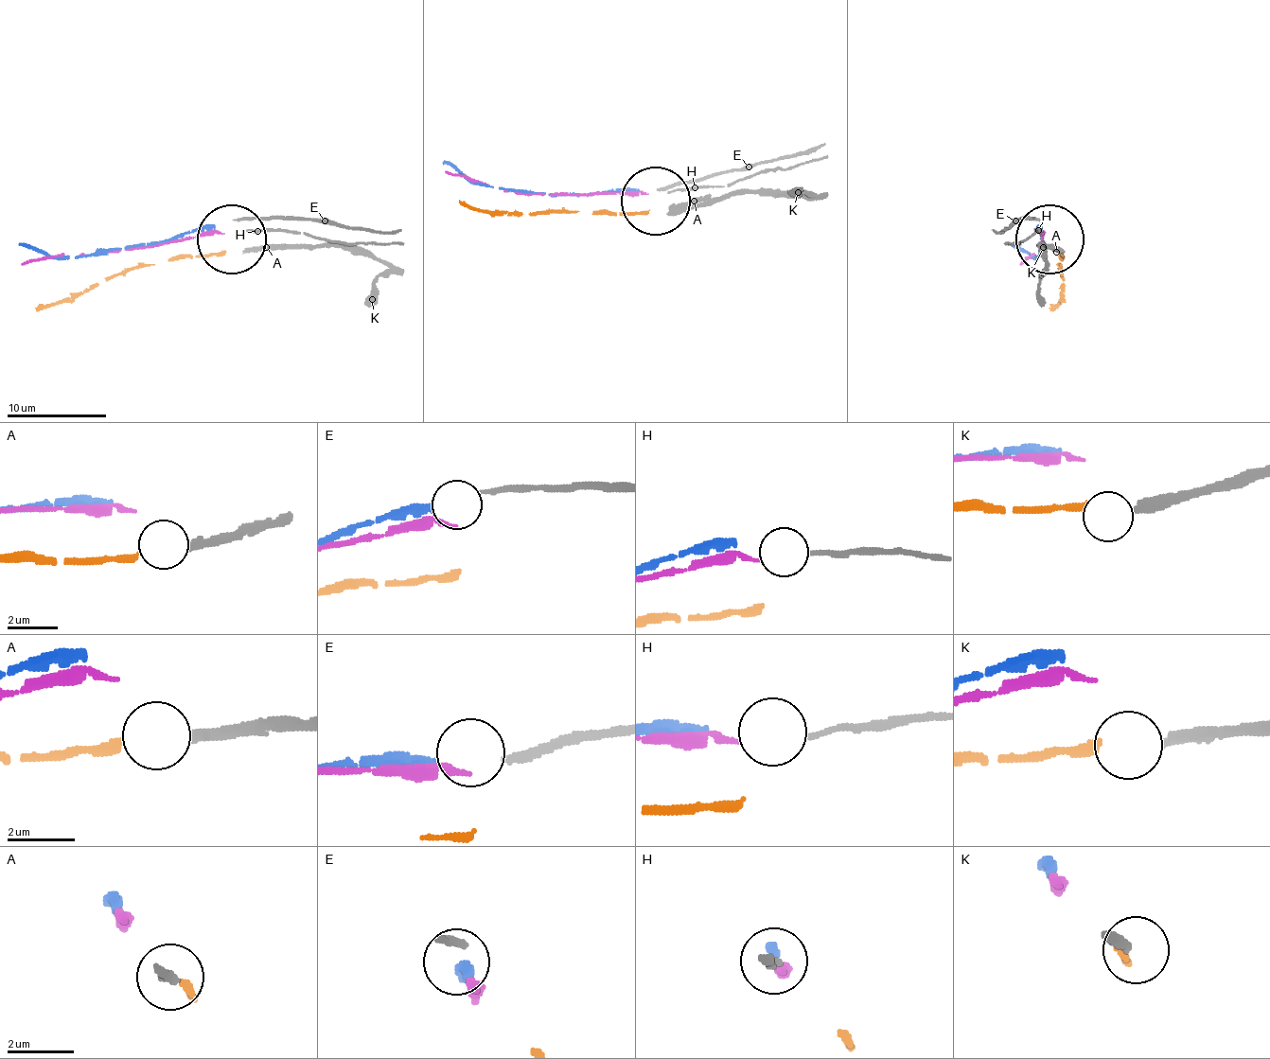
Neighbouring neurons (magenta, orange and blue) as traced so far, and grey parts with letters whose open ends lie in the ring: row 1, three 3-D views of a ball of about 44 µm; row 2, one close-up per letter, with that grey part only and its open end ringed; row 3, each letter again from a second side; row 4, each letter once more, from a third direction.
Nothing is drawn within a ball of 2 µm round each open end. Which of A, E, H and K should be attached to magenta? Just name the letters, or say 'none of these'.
H

